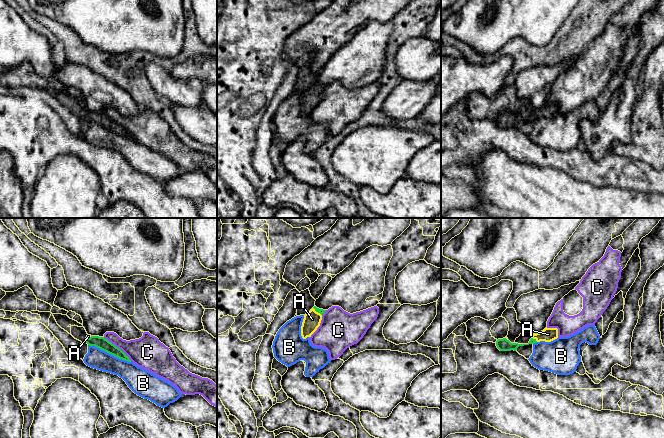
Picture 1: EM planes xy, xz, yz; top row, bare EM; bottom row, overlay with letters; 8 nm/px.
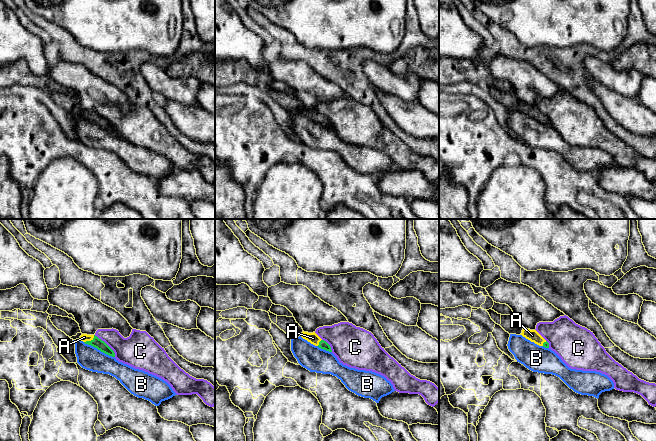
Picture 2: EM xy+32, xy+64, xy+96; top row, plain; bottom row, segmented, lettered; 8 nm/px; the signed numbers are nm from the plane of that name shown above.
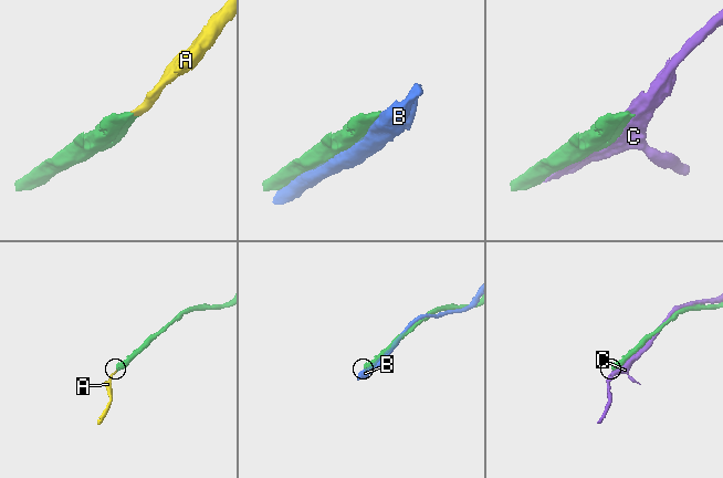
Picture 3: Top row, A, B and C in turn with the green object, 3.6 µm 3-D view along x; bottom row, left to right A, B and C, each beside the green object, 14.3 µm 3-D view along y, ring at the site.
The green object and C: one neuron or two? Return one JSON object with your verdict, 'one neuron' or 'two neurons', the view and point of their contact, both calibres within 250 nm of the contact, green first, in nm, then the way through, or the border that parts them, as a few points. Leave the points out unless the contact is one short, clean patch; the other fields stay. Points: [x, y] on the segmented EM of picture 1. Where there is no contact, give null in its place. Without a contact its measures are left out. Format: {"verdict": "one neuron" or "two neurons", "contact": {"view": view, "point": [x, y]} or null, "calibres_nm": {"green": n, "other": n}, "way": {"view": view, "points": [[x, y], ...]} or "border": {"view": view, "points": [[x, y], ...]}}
{"verdict": "two neurons", "contact": {"view": "xy", "point": [117, 347]}, "calibres_nm": {"green": 100, "other": 260}}

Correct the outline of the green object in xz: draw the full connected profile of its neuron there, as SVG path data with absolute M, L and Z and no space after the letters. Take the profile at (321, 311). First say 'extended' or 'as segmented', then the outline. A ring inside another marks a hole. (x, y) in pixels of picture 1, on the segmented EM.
extended; M314 306L309 312L304 315L304 319L301 326L301 336L303 339L311 337L311 335L320 326L322 315L326 310L319 309Z

